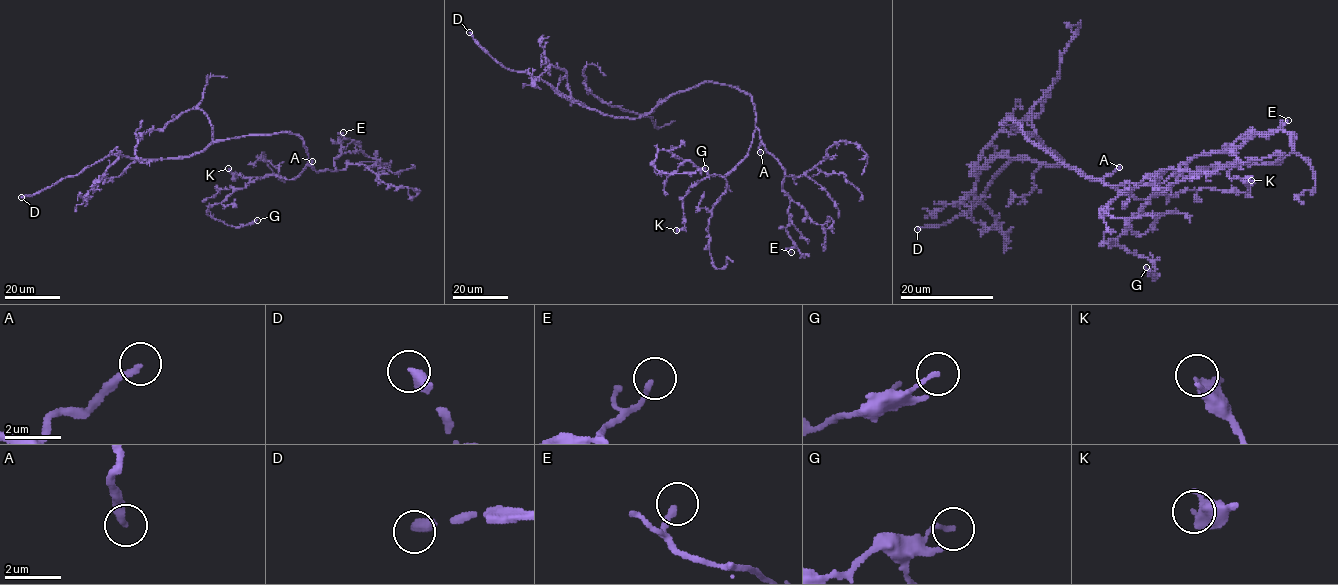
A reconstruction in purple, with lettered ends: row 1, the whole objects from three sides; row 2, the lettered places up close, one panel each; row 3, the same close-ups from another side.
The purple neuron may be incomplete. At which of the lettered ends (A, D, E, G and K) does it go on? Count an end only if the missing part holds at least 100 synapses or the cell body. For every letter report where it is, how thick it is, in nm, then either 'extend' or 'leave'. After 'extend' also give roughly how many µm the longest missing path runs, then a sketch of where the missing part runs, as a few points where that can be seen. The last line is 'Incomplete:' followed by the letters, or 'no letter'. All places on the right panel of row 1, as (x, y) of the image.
A: (1119, 167) | 260 nm | extend | 80 µm | (1119, 167), (1180, 158), (1226, 136), (1291, 81), (1325, 85)
D: (917, 229) | 380 nm | extend | 25 µm
E: (1288, 120) | 180 nm | leave
G: (1146, 267) | 130 nm | leave
K: (1251, 180) | 360 nm | leave
Incomplete: A, D

